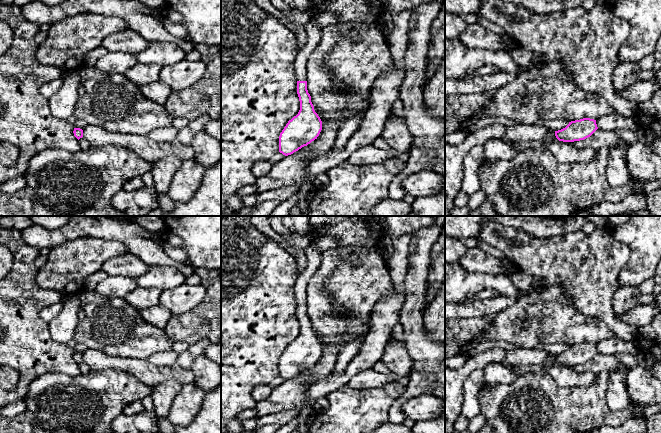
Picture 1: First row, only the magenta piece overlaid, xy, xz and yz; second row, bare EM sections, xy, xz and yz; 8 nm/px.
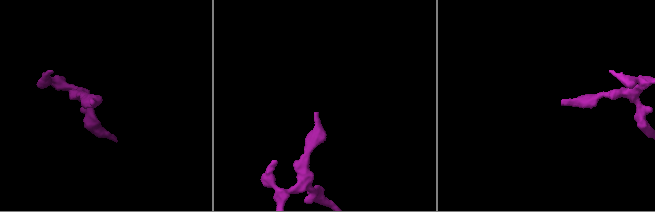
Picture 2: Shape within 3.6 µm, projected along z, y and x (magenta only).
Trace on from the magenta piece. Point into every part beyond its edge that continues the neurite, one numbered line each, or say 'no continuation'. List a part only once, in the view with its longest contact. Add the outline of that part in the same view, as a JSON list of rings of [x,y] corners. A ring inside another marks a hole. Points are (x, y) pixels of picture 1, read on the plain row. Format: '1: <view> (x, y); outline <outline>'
1: xz (313, 257); outline [[[311,244],[305,250],[306,269],[298,275],[295,284],[295,298],[298,305],[307,305],[307,285],[310,278],[316,273],[321,262],[322,252],[316,250]]]

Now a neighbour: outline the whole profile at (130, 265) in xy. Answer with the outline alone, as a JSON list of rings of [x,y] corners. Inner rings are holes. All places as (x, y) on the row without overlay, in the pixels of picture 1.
[[[126,253],[105,261],[101,270],[108,276],[126,276],[137,279],[146,273],[148,267],[137,255]]]

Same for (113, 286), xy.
[[[108,276],[97,284],[95,291],[107,297],[124,298],[138,287],[134,278],[126,276]]]

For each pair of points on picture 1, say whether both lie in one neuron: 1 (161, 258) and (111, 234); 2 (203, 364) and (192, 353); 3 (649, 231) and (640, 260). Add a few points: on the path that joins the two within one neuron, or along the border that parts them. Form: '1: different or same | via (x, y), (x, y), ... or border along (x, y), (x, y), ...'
1: same | via (149, 249), (132, 234), (123, 234)
2: different | border along (202, 353), (194, 360), (190, 368)
3: same | via (649, 238), (645, 253)

